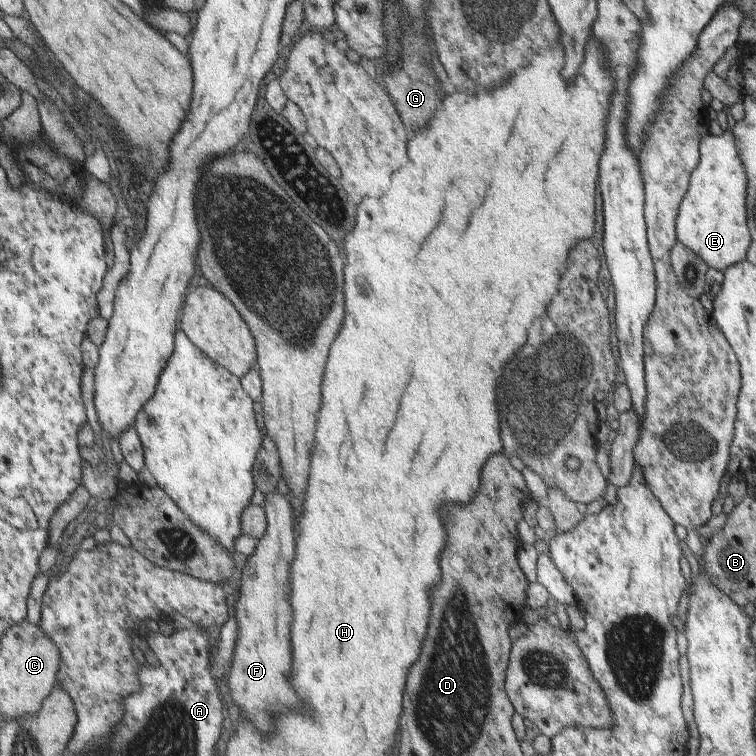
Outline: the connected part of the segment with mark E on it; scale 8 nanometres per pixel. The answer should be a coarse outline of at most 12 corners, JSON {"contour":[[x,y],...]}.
{"contour":[[731,136],[700,140],[676,240],[721,273],[743,261],[746,178]]}

